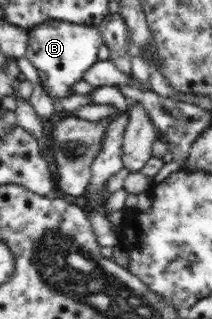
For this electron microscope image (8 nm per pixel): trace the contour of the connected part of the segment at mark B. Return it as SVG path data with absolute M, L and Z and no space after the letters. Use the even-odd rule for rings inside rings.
M47 20L27 31L28 45L24 57L28 58L37 69L43 91L46 91L53 99L67 98L74 94L73 86L84 78L93 64L99 61L97 52L104 42L100 30L93 25Z

